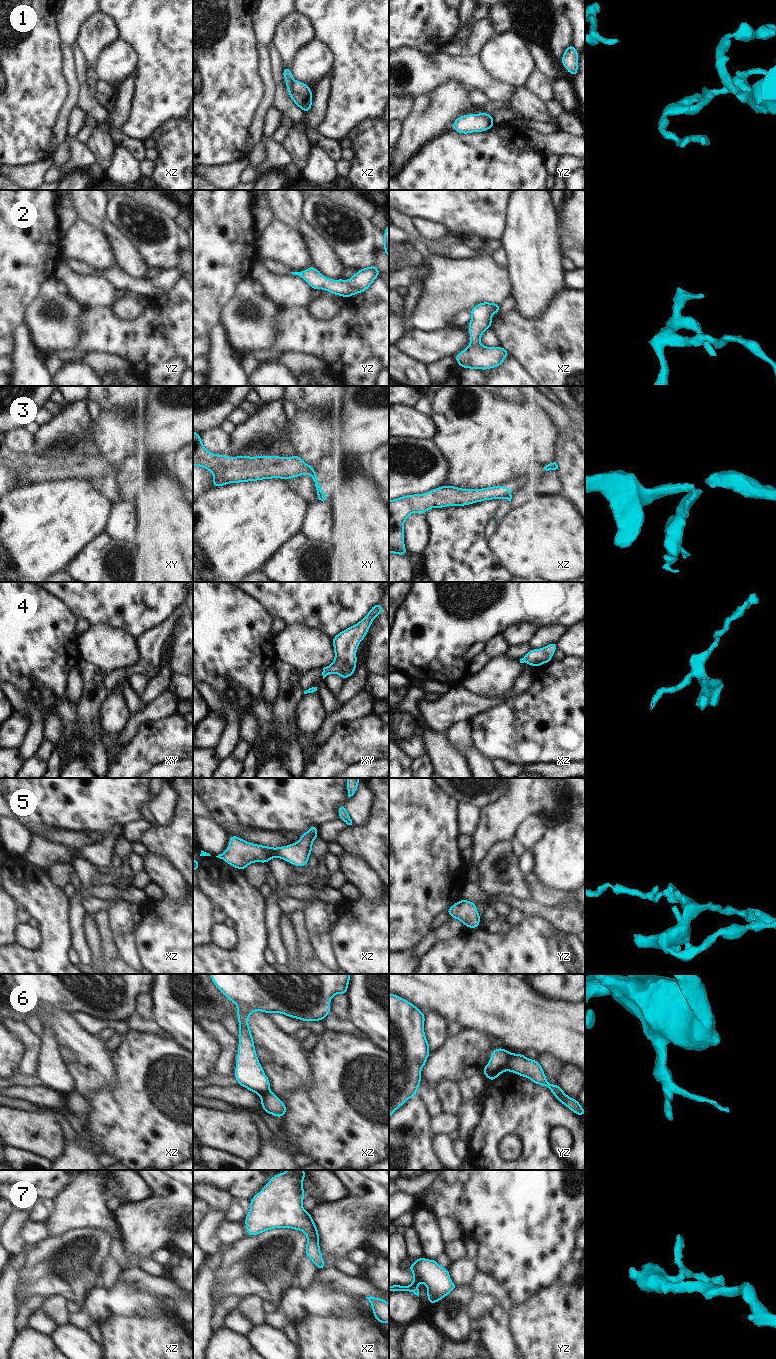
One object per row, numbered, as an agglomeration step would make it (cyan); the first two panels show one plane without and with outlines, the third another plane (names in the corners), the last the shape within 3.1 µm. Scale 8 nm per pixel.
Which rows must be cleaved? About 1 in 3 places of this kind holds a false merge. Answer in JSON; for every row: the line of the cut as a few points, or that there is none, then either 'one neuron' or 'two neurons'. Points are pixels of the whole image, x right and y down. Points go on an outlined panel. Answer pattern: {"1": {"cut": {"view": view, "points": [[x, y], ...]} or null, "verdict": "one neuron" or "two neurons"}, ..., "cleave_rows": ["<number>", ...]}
{"1": {"cut": {"view": "xz", "points": [[294, 80], [291, 83], [289, 93]]}, "verdict": "two neurons"}, "2": {"cut": null, "verdict": "one neuron"}, "3": {"cut": {"view": "xy", "points": [[313, 470], [310, 474]]}, "verdict": "two neurons"}, "4": {"cut": null, "verdict": "one neuron"}, "5": {"cut": null, "verdict": "one neuron"}, "6": {"cut": {"view": "yz", "points": [[509, 1053], [507, 1069]]}, "verdict": "two neurons"}, "7": {"cut": null, "verdict": "one neuron"}, "cleave_rows": ["1", "3", "6"]}

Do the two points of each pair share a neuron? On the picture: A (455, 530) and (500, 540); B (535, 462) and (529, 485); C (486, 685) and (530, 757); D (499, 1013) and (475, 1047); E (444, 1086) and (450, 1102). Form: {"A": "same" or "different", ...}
{"A": "different", "B": "different", "C": "different", "D": "different", "E": "same"}

